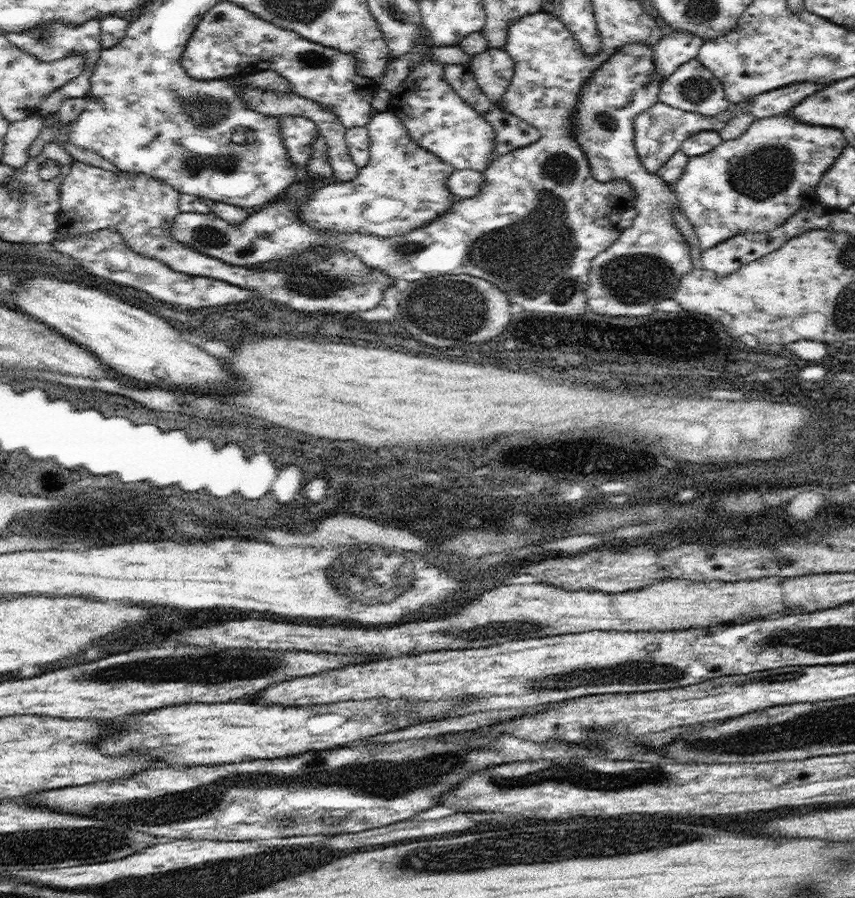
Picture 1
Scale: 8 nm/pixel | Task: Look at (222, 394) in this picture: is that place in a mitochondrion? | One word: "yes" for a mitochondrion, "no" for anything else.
no

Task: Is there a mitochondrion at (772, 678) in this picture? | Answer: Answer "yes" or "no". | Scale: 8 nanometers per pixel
yes

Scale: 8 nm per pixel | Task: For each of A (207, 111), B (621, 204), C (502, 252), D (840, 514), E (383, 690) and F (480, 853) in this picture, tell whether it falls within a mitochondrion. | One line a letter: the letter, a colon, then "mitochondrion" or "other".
A: mitochondrion
B: other
C: mitochondrion
D: other
E: other
F: mitochondrion

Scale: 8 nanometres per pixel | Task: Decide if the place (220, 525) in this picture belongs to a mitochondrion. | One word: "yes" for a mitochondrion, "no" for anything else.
no

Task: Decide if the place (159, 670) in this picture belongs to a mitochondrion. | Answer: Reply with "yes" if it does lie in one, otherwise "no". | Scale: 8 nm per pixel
yes

